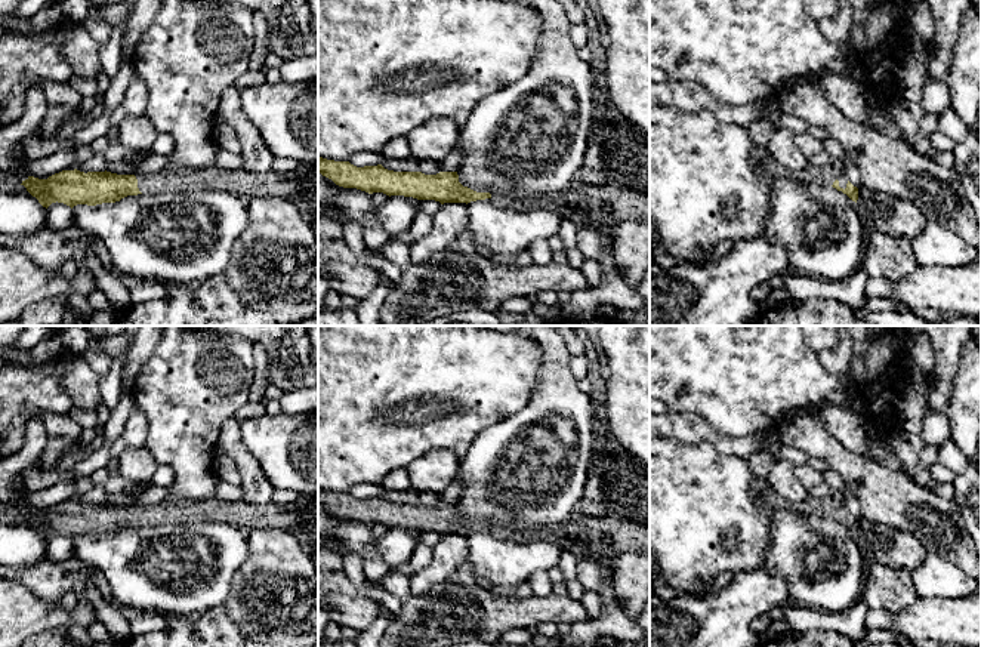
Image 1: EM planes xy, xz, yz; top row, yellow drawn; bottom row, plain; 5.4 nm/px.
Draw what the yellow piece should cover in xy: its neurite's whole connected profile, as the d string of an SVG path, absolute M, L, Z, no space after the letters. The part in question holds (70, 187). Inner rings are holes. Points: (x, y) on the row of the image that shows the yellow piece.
M300 163L296 170L254 173L247 169L206 167L195 170L163 169L151 175L117 175L111 172L62 170L38 179L28 176L22 184L43 207L64 203L96 206L115 203L127 195L223 190L243 198L281 197L293 203L303 216L318 216L318 164Z

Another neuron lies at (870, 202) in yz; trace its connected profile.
M864 185L858 188L857 204L863 212L864 221L869 225L874 215L891 215L894 204L898 201L897 197L892 197L886 192L870 190Z

